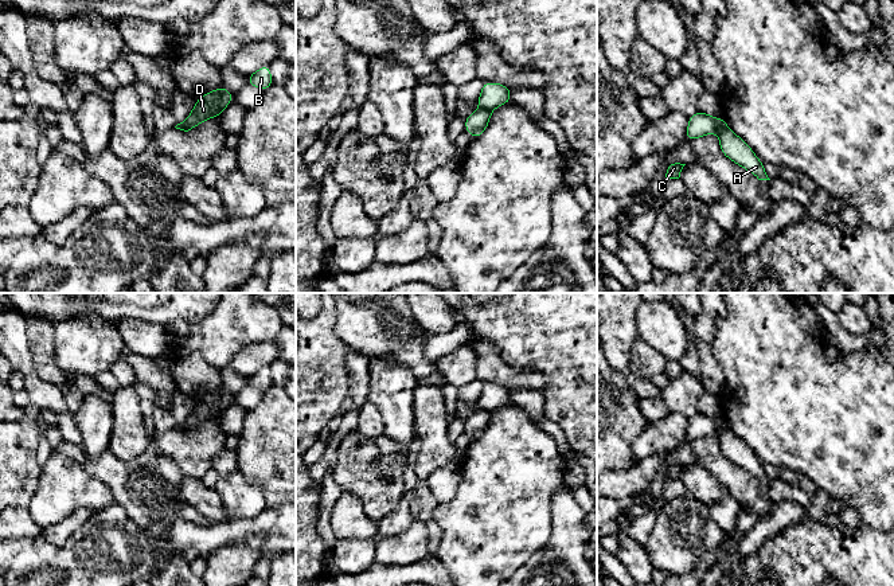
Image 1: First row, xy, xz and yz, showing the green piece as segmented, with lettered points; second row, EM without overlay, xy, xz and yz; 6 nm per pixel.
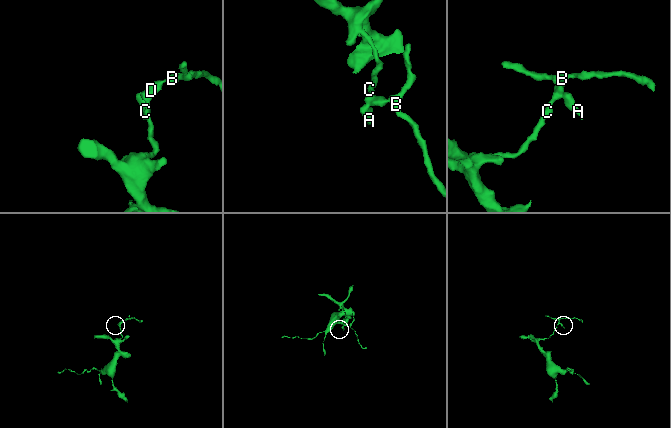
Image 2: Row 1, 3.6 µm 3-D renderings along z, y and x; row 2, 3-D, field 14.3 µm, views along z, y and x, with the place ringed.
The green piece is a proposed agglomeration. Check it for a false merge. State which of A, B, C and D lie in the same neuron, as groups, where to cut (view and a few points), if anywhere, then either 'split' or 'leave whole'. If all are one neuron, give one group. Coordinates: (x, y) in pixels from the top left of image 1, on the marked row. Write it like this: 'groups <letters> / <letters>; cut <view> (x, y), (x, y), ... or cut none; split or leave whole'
groups A / B C D; cut yz (718, 118), (714, 131); split

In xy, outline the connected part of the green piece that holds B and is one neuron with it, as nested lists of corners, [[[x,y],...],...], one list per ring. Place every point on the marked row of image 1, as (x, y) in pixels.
[[[270,65],[262,66],[255,73],[247,77],[247,85],[255,86],[265,91],[268,87],[270,87],[273,83],[272,73],[270,73]]]

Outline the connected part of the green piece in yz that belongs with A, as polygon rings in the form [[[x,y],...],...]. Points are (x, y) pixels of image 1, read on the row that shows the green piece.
[[[722,117],[717,120],[715,132],[719,134],[722,153],[727,159],[756,175],[758,180],[770,180],[751,148],[726,125]]]

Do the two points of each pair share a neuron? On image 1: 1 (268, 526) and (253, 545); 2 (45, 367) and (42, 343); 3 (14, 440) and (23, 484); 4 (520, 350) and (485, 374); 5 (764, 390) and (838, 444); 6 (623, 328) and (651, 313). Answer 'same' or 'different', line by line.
1: different
2: same
3: same
4: different
5: same
6: different

